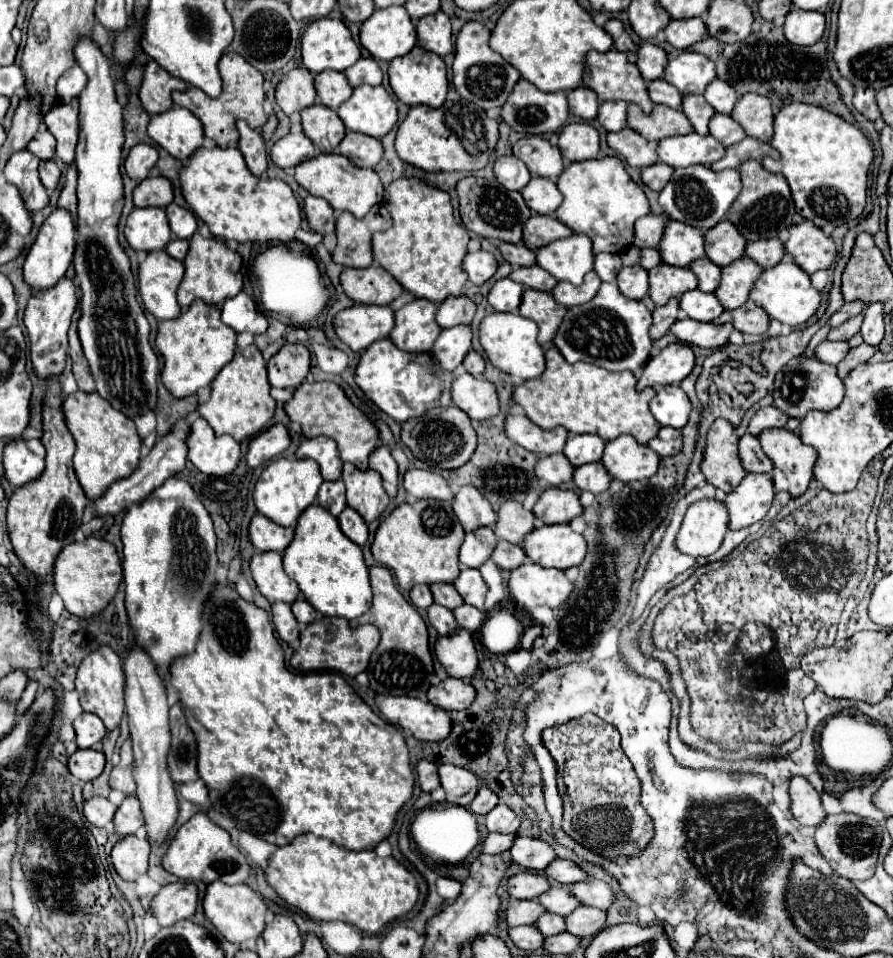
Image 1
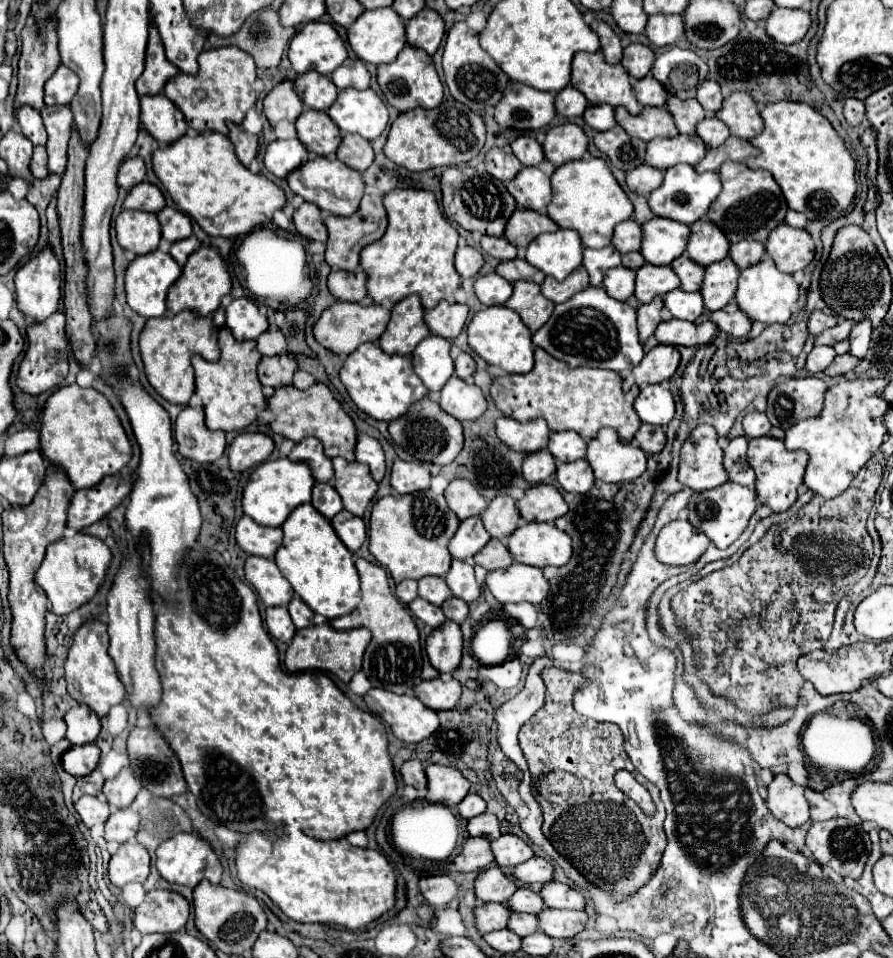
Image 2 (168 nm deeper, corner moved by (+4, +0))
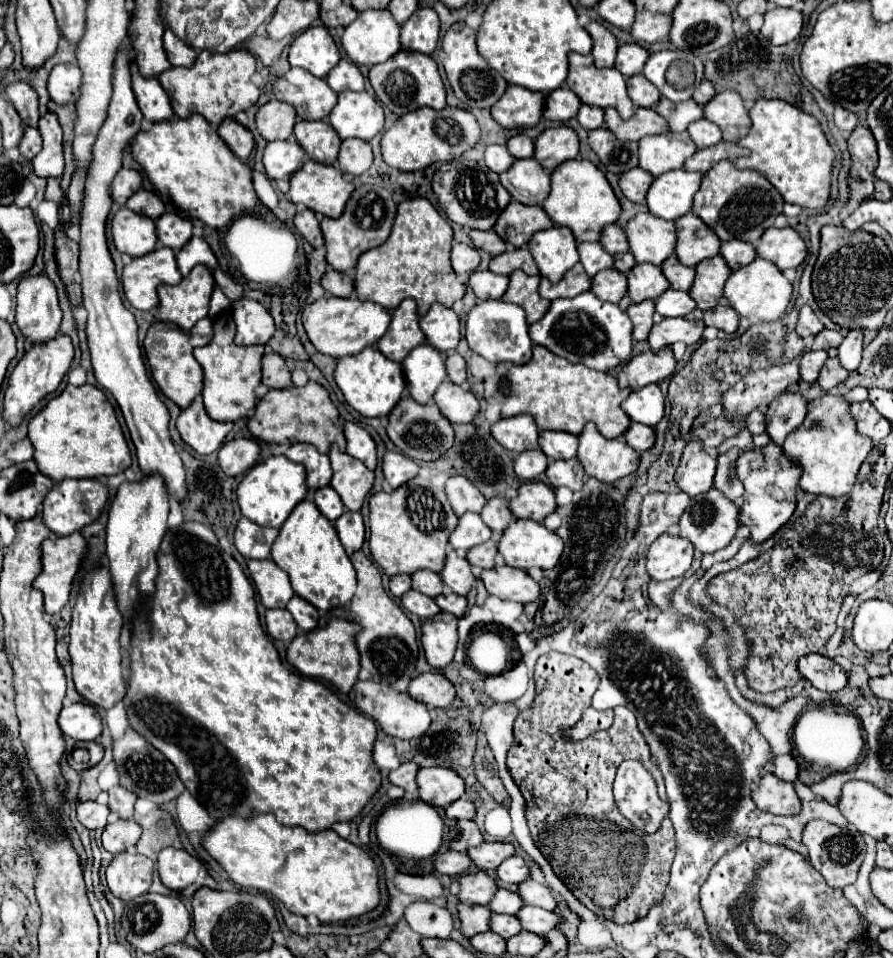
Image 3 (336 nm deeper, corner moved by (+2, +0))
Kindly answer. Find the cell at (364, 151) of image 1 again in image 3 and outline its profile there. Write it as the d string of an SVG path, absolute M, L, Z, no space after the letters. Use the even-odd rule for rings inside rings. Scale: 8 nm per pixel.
M346 139L342 141L338 163L348 175L362 175L372 165L372 149L362 139Z

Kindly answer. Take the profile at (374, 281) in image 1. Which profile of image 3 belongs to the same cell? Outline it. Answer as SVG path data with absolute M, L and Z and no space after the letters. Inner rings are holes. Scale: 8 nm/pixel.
M326 269L322 275L322 287L334 297L350 297L354 293L354 279L348 273Z

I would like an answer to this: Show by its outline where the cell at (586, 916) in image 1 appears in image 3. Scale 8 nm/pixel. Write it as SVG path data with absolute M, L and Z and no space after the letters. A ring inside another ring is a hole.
M530 905L522 907L516 913L516 917L520 919L524 931L530 931L536 935L544 935L546 931L550 931L550 927L558 927L560 923L560 917L556 913L540 909L540 907L530 907Z

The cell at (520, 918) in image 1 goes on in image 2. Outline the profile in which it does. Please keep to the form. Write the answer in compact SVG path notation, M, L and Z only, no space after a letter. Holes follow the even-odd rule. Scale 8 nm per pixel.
M480 903L474 913L476 913L478 931L482 935L496 931L496 929L504 929L508 925L510 915L512 915L510 907L504 903Z

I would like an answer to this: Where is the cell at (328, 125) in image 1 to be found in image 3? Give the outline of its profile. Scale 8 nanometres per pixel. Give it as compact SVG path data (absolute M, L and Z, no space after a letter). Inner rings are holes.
M296 121L294 135L312 161L332 165L338 157L340 139L326 121Z

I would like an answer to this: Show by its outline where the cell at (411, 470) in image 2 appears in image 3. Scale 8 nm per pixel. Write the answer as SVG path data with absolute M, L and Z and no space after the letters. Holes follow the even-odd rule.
M386 451L382 457L382 471L384 471L384 477L390 483L390 487L396 489L402 483L410 481L414 475L418 475L418 465L402 453Z

